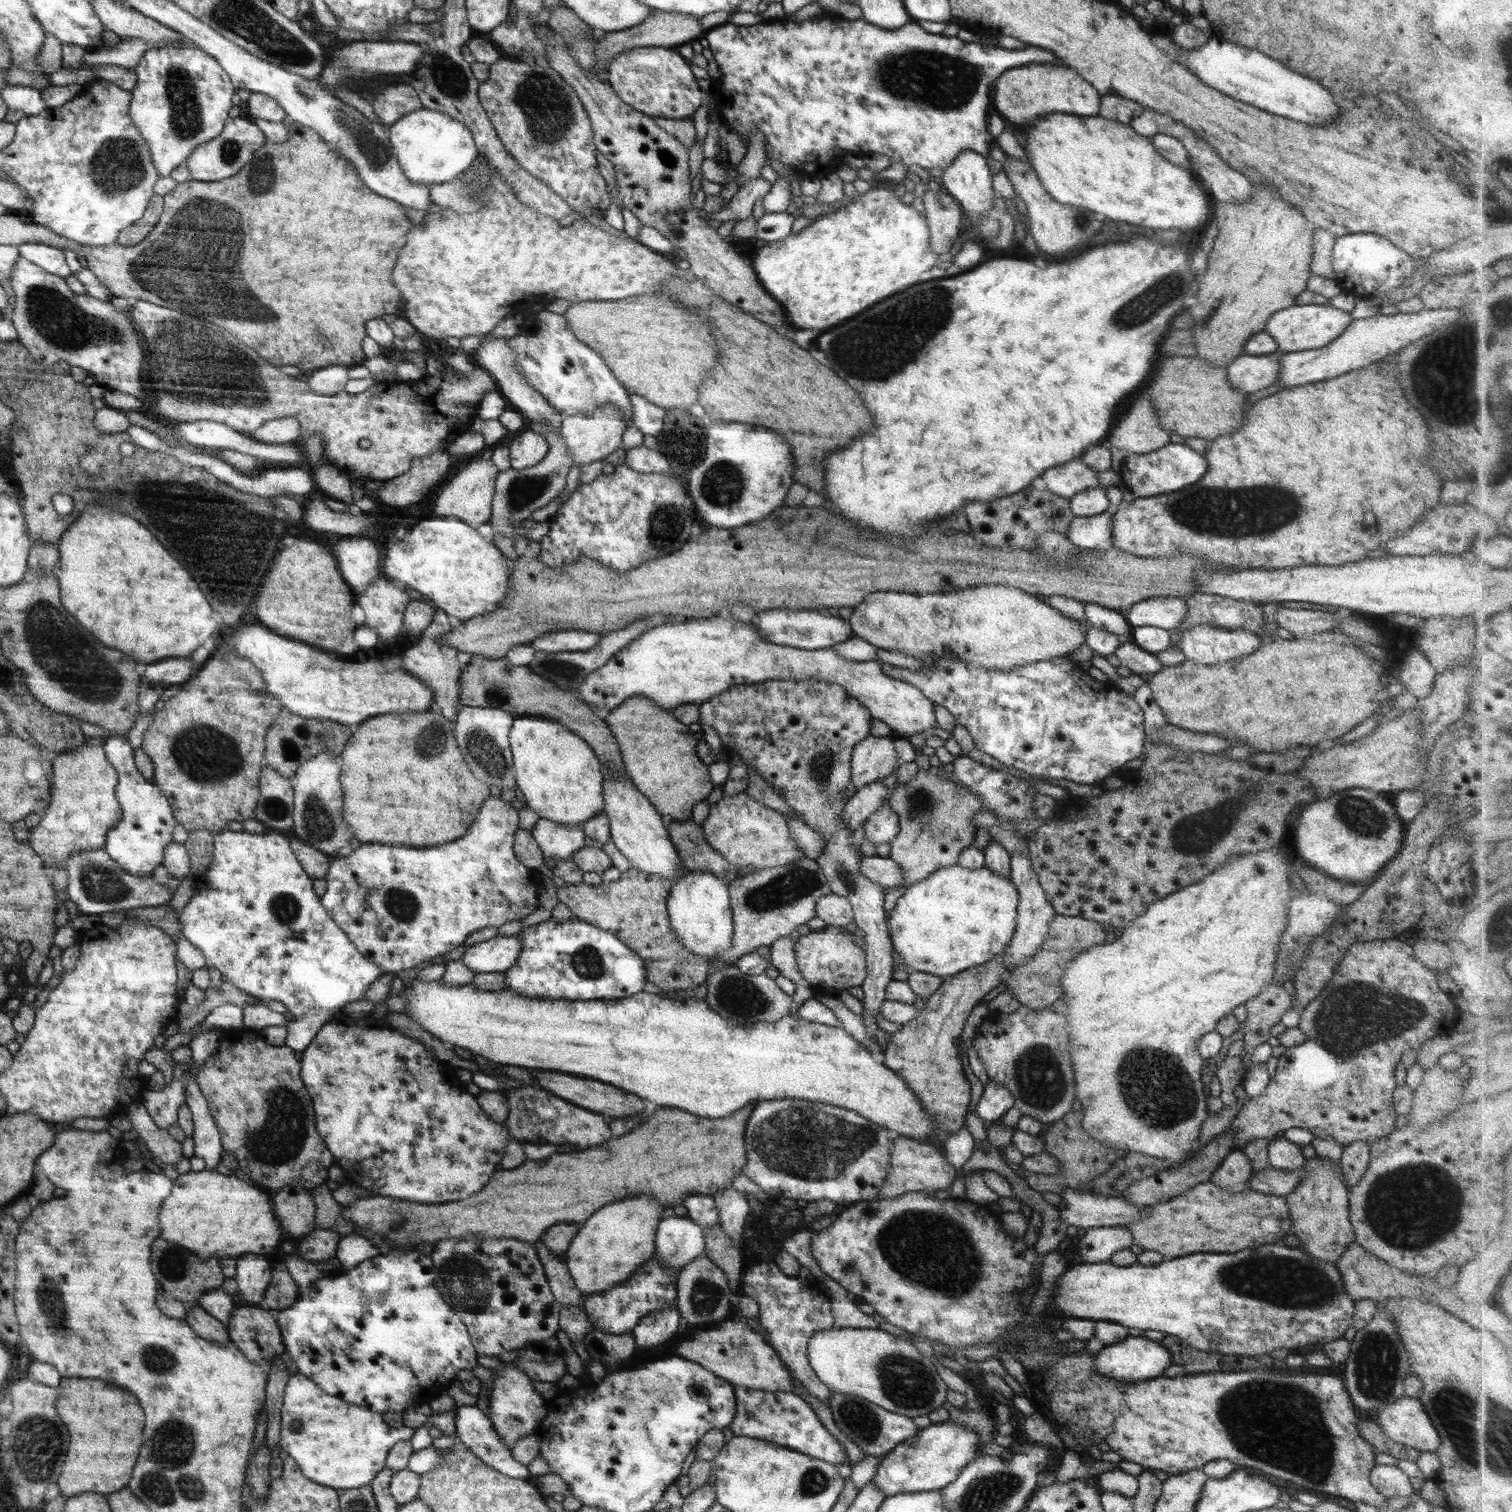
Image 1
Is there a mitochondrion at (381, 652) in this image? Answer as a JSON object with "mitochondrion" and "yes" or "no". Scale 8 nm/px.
{"mitochondrion":"no"}

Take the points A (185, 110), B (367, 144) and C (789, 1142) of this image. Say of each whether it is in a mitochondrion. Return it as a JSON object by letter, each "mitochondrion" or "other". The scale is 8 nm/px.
{"A":"mitochondrion","B":"mitochondrion","C":"mitochondrion"}

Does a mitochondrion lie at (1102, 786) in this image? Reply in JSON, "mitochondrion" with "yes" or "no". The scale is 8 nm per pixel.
{"mitochondrion":"no"}

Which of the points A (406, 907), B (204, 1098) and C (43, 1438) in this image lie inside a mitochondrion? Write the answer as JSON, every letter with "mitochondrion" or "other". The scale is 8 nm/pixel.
{"A":"mitochondrion","B":"other","C":"mitochondrion"}

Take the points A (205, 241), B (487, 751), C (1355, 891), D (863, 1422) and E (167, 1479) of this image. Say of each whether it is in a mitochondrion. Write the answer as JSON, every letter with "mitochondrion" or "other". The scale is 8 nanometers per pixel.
{"A":"mitochondrion","B":"mitochondrion","C":"other","D":"mitochondrion","E":"mitochondrion"}

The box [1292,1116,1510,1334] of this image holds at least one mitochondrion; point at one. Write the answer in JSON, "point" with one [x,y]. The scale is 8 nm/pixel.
{"point":[1427,1194]}

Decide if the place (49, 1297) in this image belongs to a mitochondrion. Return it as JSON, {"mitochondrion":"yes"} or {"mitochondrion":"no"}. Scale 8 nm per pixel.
{"mitochondrion":"yes"}

